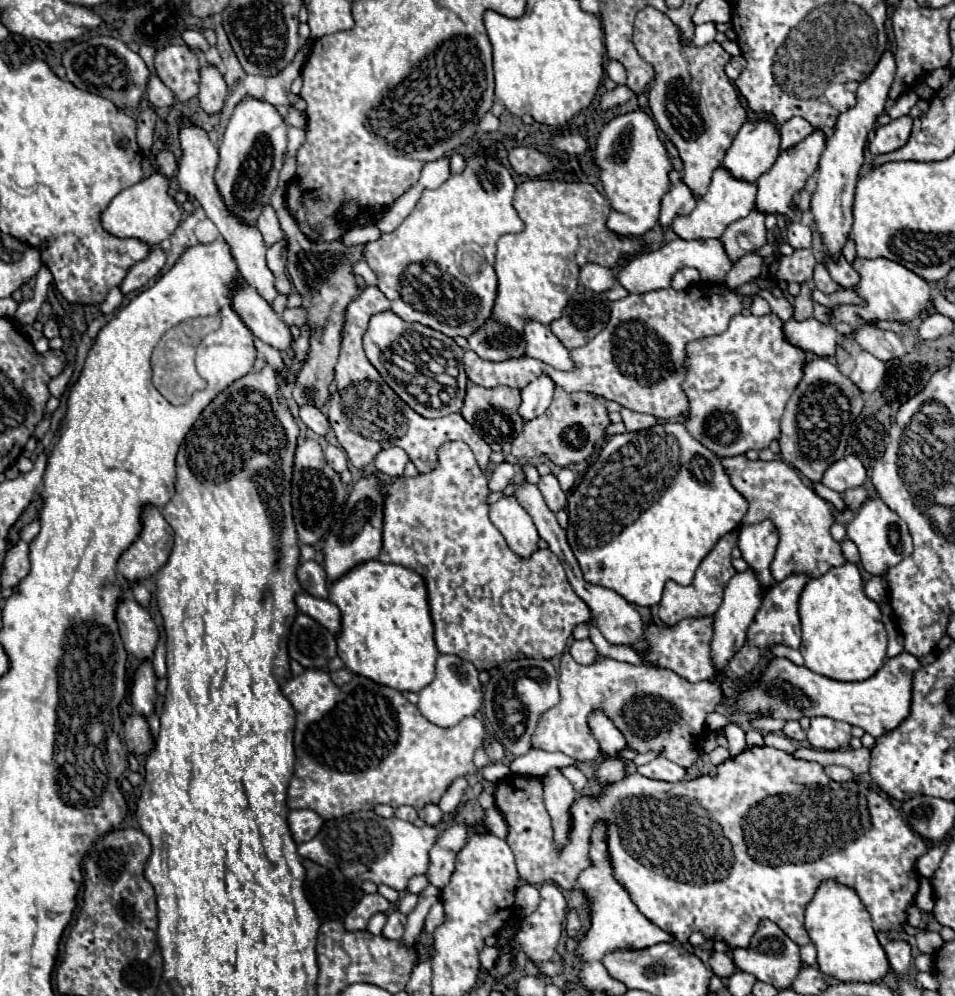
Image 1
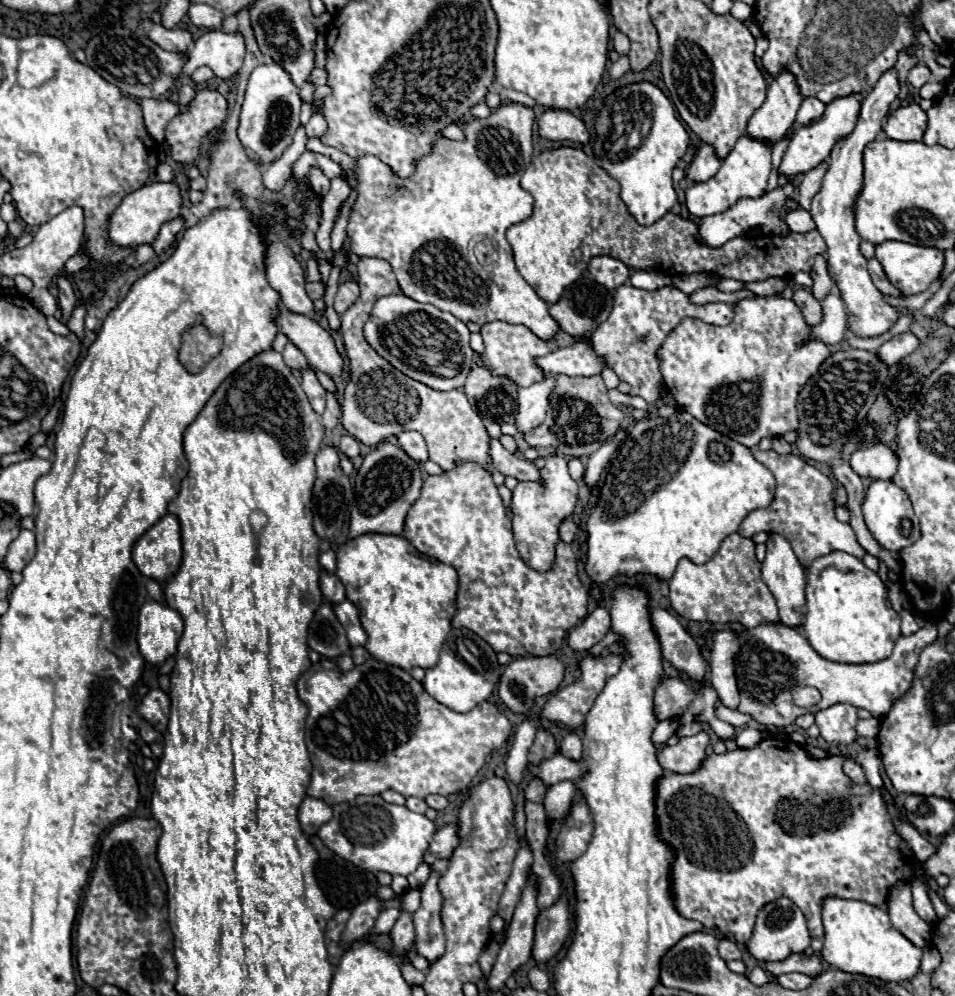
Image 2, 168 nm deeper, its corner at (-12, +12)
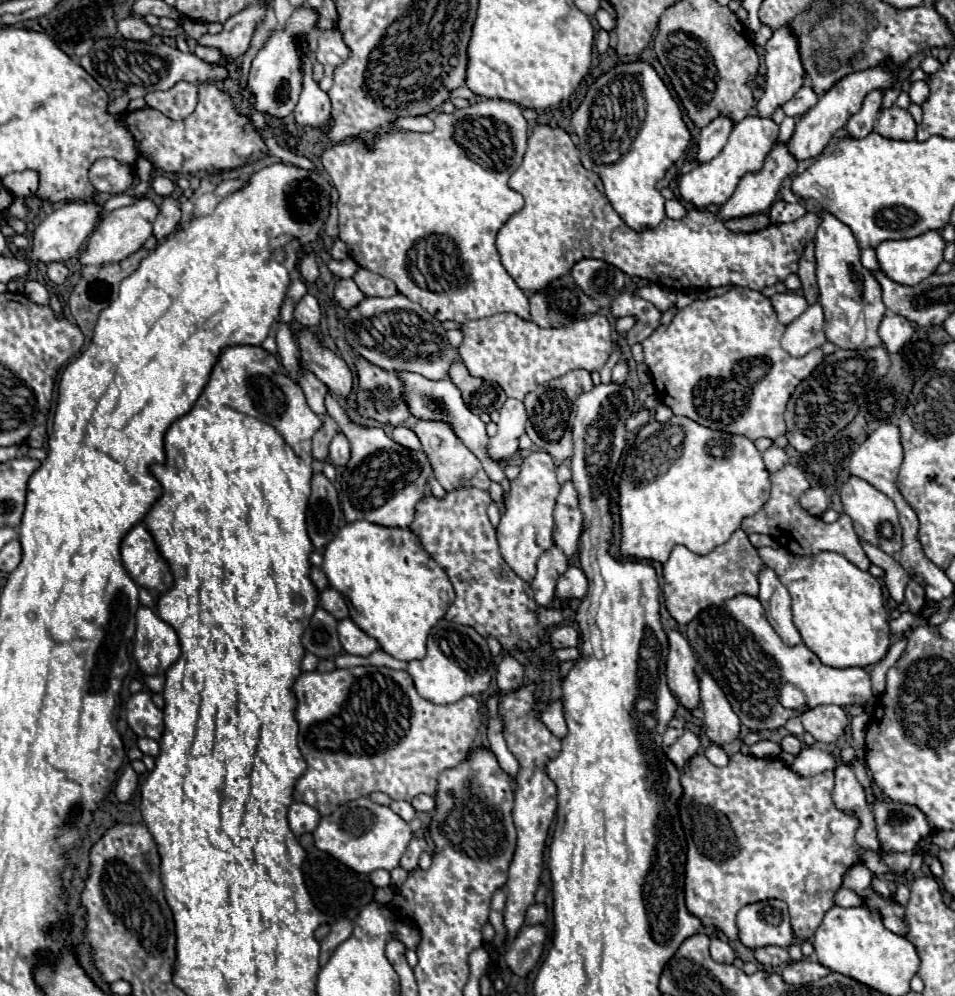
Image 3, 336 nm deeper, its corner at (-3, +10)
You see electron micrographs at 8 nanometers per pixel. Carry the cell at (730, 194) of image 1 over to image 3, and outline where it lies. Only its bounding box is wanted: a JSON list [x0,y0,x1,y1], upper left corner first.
[679,116,779,208]

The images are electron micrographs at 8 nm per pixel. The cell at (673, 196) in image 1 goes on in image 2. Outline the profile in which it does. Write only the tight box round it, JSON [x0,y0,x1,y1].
[686,144,722,182]

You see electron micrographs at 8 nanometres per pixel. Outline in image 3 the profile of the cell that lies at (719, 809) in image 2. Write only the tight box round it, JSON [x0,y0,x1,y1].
[681,754,863,940]

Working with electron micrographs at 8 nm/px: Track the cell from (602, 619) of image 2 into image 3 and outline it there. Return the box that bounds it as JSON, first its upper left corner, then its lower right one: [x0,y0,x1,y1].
[549,626,579,648]

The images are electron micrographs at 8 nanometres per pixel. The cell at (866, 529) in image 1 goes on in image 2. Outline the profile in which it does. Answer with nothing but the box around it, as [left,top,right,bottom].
[862,480,920,552]

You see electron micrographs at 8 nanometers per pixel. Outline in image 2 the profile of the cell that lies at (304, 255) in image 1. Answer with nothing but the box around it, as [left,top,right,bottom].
[322,392,340,430]

